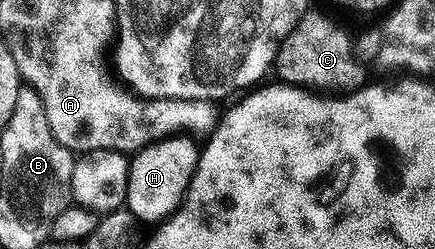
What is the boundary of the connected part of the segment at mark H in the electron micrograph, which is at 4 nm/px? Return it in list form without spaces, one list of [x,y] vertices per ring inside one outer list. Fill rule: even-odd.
[[[182,134],[174,135],[143,148],[128,160],[129,176],[125,202],[128,211],[142,224],[160,224],[176,213],[177,208],[181,206],[197,168],[199,147],[193,143],[196,142],[192,138]]]

